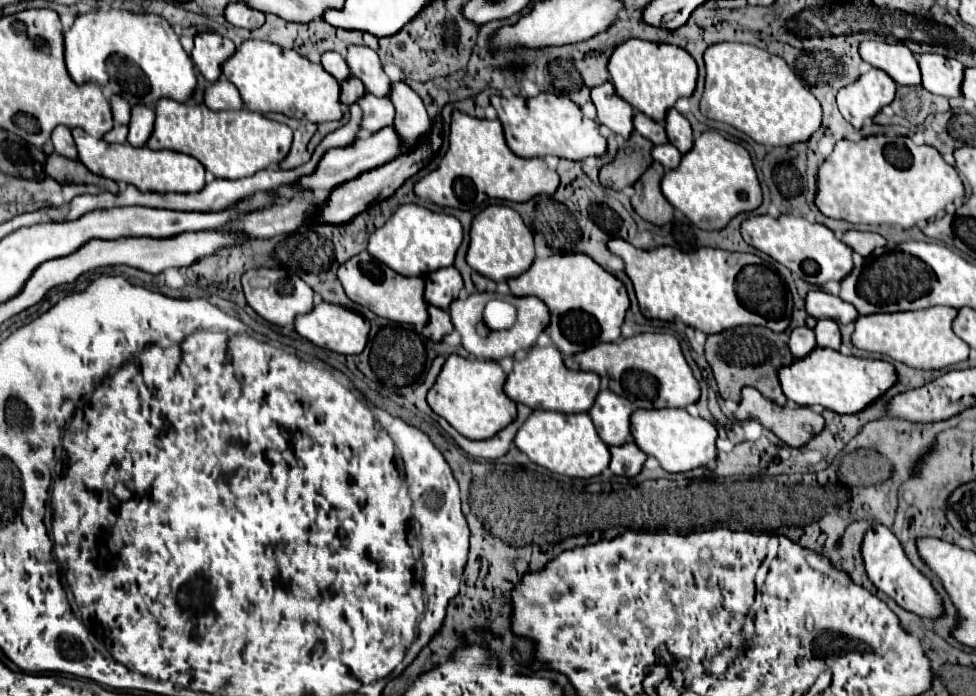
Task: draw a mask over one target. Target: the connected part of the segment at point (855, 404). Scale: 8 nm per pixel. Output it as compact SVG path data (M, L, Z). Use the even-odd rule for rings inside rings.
M817 347L807 357L783 367L779 371L779 381L785 397L797 405L821 405L835 413L857 413L885 395L885 391L897 383L897 373L895 367L885 361L847 357L839 351Z

